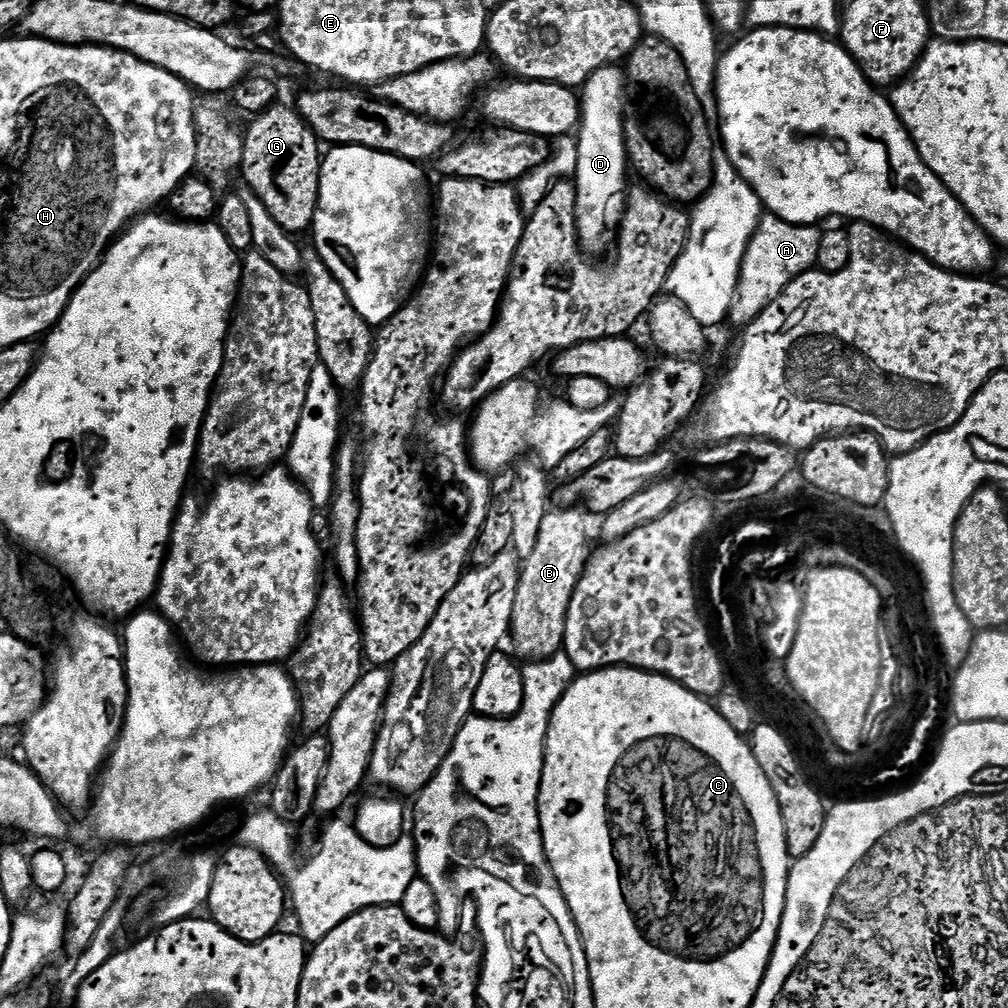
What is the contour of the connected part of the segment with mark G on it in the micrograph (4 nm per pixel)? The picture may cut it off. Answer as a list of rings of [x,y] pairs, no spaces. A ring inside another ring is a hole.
[[[277,102],[272,107],[260,113],[251,121],[252,125],[246,128],[244,132],[244,157],[240,163],[242,169],[242,177],[244,176],[243,183],[254,194],[258,194],[258,198],[262,200],[262,206],[266,206],[266,210],[270,210],[270,215],[278,222],[278,226],[282,226],[282,230],[291,232],[293,234],[301,234],[300,232],[307,233],[312,227],[314,218],[316,217],[316,211],[318,210],[318,194],[320,193],[320,162],[322,159],[322,144],[317,139],[315,133],[312,132],[310,126],[307,125],[296,111],[295,107],[291,103],[283,104],[283,102]]]

